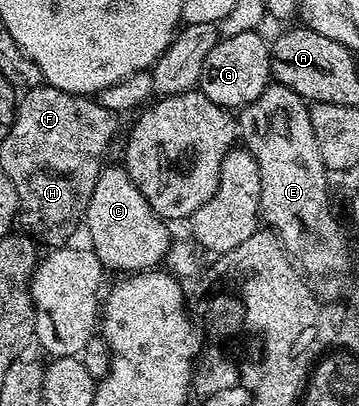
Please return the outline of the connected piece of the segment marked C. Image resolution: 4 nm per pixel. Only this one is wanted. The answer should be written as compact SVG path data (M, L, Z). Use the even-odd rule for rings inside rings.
M105 166L97 173L95 190L91 190L91 202L87 202L83 217L83 228L89 231L91 249L110 273L136 274L156 269L166 259L171 245L170 225L155 214L121 166Z

